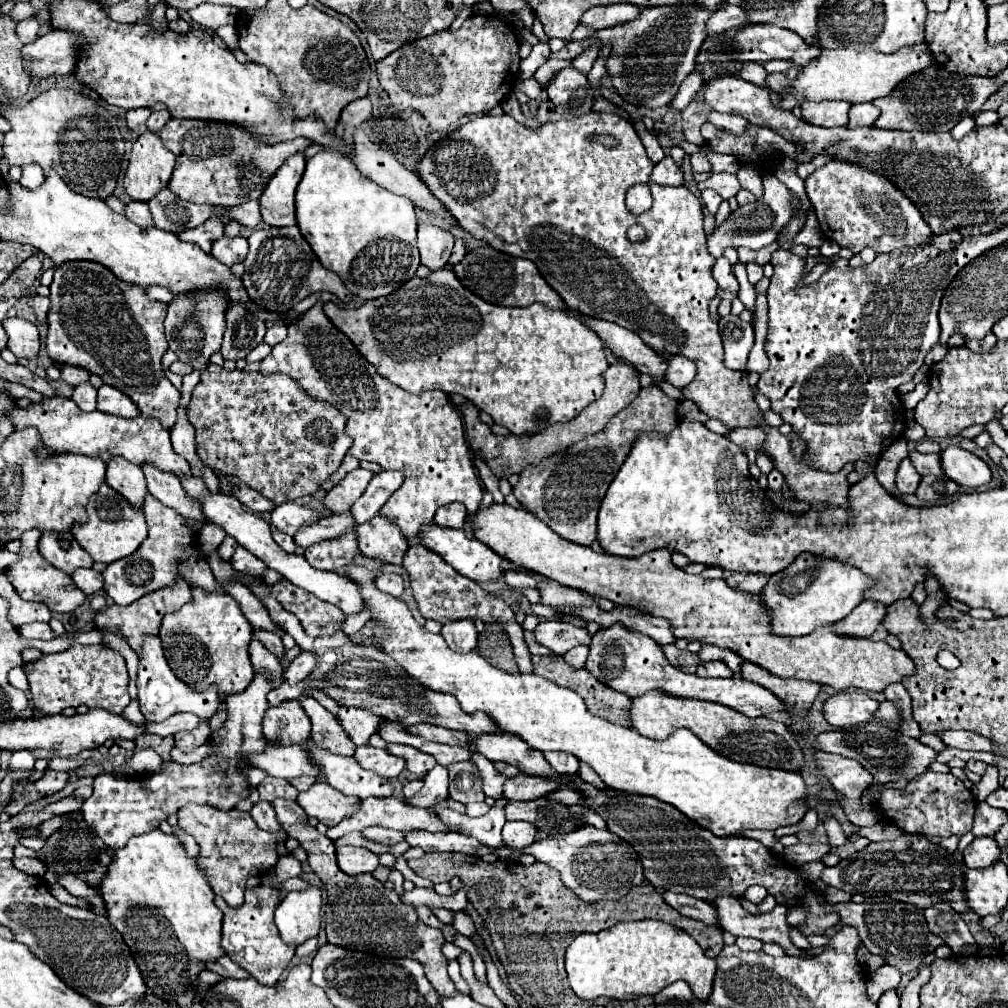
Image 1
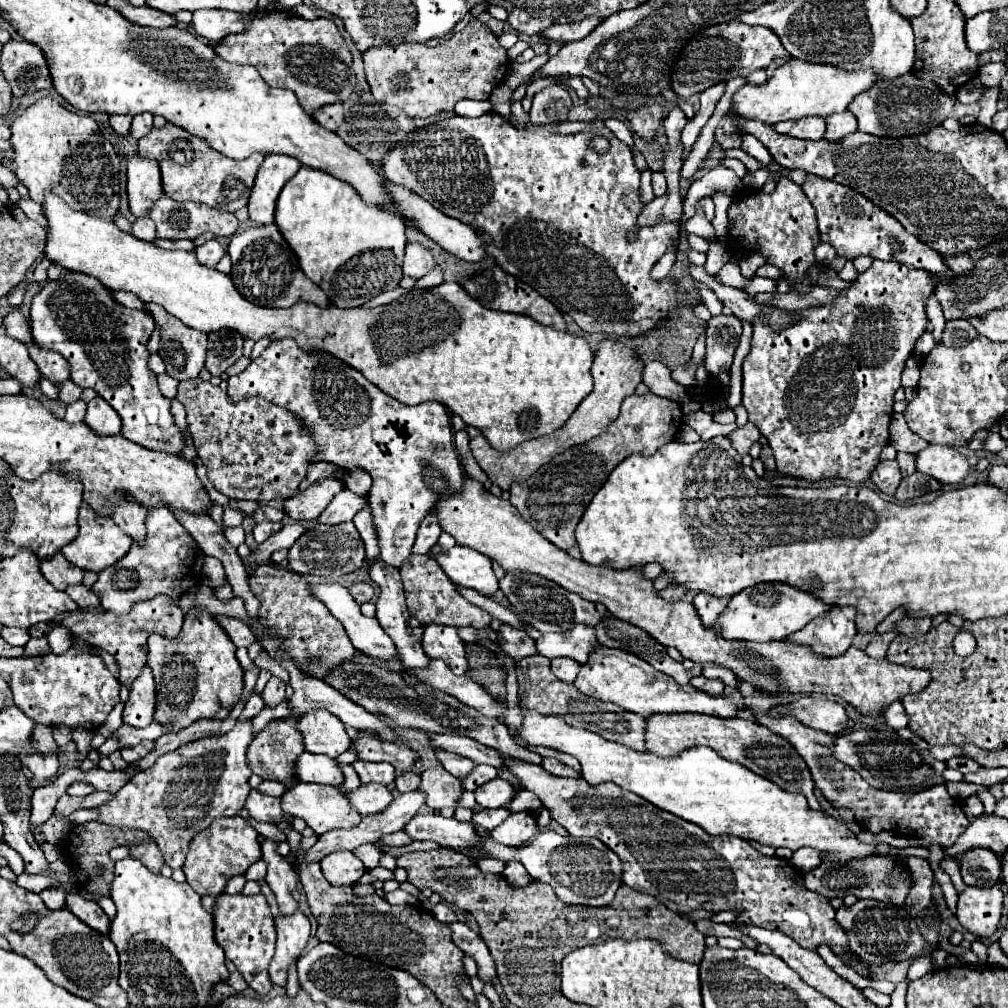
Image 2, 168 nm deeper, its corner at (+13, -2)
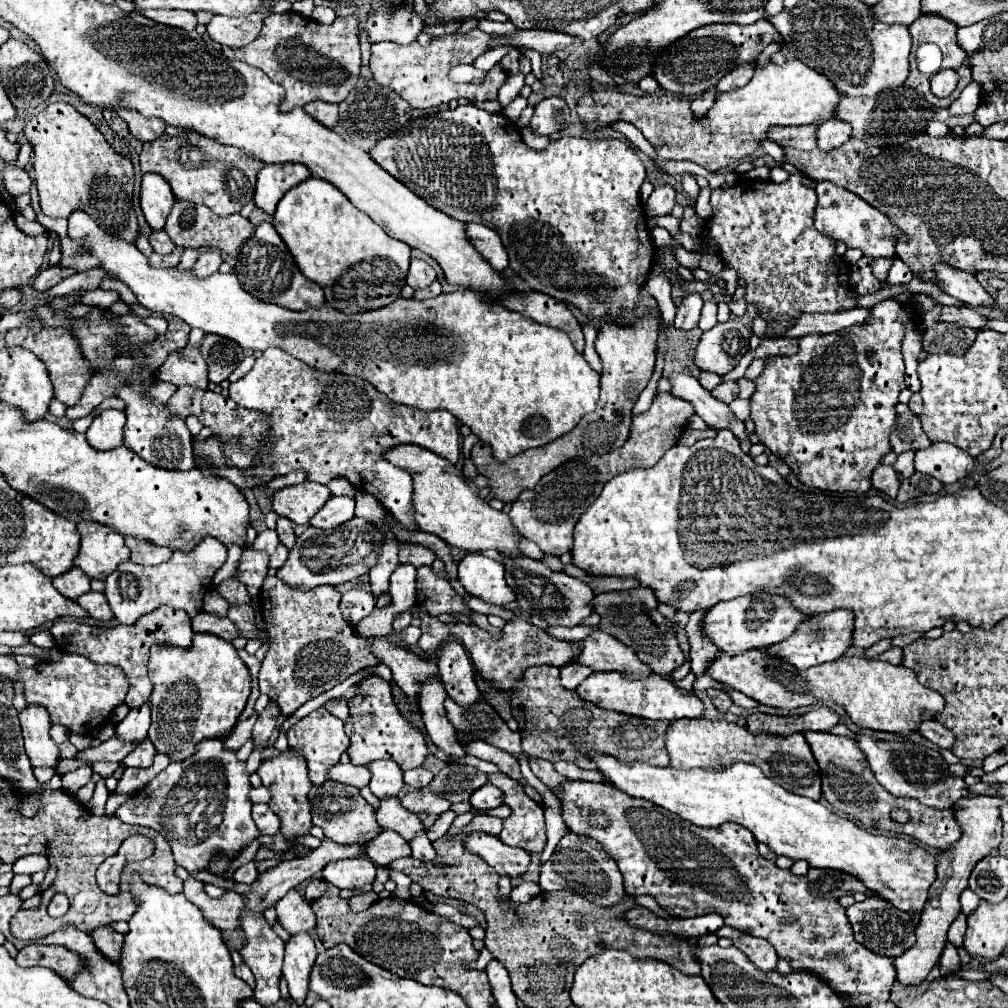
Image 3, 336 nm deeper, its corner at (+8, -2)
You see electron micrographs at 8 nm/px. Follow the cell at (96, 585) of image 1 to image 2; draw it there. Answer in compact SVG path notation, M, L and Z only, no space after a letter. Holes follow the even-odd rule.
M84 584L68 586L66 592L68 592L68 596L70 596L70 598L80 606L80 608L94 608L94 606L100 604L98 596L96 596L88 586L84 586Z

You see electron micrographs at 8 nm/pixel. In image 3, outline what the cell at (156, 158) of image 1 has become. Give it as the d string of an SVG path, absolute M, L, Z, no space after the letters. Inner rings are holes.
M145 174L141 184L141 208L153 230L161 230L175 204L169 184L159 174Z

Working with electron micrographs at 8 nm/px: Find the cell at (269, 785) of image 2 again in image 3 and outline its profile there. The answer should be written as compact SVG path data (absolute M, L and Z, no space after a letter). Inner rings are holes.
M259 786L259 788L251 788L251 792L249 792L247 798L249 798L249 802L259 804L259 802L269 802L271 794L269 794L269 790L265 786Z

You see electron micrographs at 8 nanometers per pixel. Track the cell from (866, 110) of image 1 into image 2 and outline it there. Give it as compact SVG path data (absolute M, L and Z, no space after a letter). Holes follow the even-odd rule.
M850 110L842 114L830 114L830 118L826 118L826 124L826 140L840 140L856 130L856 118L850 114Z

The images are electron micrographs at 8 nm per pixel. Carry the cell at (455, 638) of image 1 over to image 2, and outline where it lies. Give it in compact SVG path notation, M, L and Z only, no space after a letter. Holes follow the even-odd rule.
M440 624L424 626L422 648L430 658L442 658L454 674L466 674L468 664L464 656L464 642L456 628Z

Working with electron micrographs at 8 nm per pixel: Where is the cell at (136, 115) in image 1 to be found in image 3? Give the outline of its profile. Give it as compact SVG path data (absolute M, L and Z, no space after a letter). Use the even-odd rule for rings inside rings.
M105 108L105 110L103 110L103 118L105 118L105 122L109 124L109 128L111 128L113 132L117 132L119 136L127 136L127 134L129 134L127 122L125 122L125 120L121 120L121 118L115 114L115 110Z

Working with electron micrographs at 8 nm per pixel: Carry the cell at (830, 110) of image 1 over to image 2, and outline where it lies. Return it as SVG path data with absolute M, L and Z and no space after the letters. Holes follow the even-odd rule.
M806 116L798 120L786 120L774 124L774 128L786 136L806 138L806 140L820 140L826 132L826 120L820 116Z

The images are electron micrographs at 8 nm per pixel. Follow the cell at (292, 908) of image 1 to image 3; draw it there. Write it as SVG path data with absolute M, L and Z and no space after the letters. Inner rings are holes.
M305 932L291 936L285 946L285 960L283 960L283 976L289 982L289 994L295 1004L303 1006L309 994L309 974L315 964L317 950L313 938Z

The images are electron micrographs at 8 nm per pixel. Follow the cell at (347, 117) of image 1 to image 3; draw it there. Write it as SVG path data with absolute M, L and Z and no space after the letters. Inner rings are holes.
M315 100L315 102L307 102L303 106L303 110L313 116L317 122L321 122L323 126L327 128L333 128L337 124L337 118L339 118L339 112L337 112L337 104L329 104L329 102L321 102L321 100Z

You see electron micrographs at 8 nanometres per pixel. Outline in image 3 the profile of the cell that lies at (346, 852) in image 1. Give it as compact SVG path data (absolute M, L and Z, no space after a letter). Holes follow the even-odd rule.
M347 858L327 864L323 878L337 888L359 888L375 880L375 864L367 858Z

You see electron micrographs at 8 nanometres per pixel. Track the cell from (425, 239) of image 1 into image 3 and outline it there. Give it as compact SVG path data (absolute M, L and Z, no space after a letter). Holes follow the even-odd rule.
M411 258L411 268L409 268L409 274L407 274L407 284L413 290L421 290L421 288L427 288L433 282L435 282L435 270L425 260Z

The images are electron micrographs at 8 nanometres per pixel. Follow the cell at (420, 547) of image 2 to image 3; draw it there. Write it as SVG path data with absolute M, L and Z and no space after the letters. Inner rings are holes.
M407 544L399 550L399 562L401 564L411 564L415 568L421 568L421 566L431 566L433 560L435 560L435 552L425 548L425 546L419 546L419 544Z

